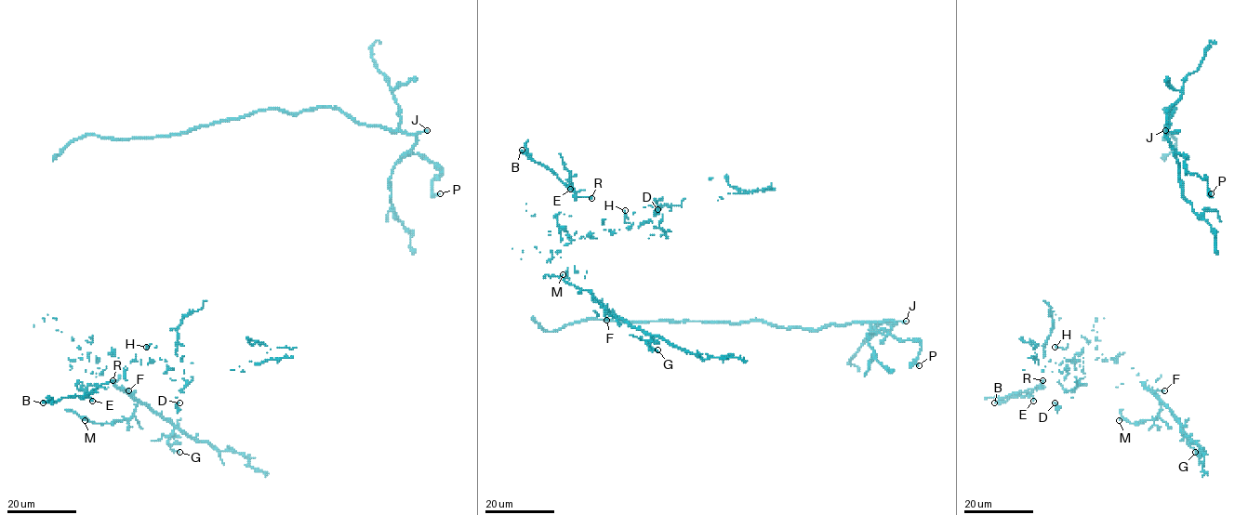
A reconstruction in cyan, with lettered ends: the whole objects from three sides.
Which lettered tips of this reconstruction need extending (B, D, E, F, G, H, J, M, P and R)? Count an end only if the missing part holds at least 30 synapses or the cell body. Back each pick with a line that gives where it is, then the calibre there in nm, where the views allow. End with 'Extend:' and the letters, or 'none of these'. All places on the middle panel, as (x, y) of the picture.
J: (906, 321) | 260 nm
Extend: J

